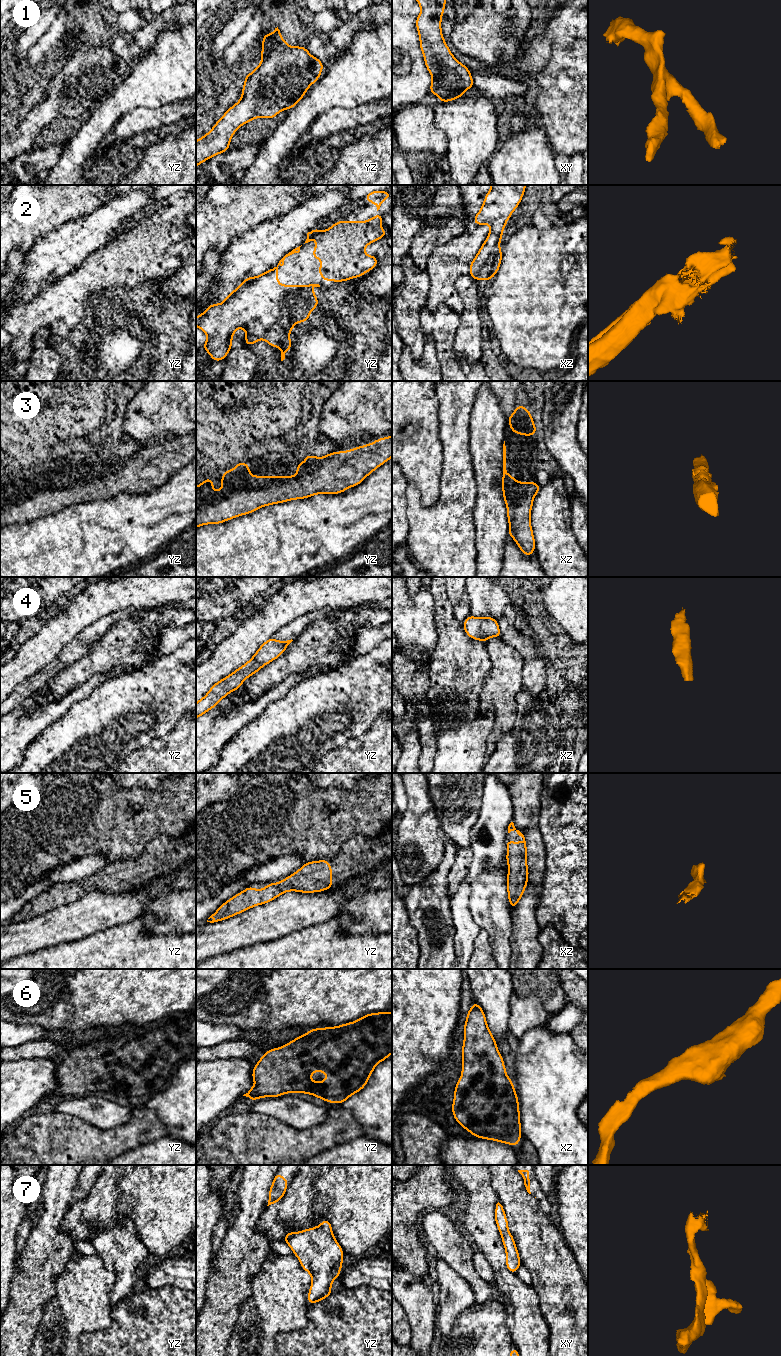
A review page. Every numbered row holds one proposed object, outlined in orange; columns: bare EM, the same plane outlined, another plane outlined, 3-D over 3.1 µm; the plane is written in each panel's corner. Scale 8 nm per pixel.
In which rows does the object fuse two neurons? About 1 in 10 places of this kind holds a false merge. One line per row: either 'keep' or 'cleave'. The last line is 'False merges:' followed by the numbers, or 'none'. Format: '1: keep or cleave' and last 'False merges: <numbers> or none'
1: keep
2: keep
3: keep
4: keep
5: keep
6: keep
7: keep
False merges: none

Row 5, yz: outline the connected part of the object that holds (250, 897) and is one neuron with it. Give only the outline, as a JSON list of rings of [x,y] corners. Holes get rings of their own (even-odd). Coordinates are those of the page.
[[[326,859],[306,862],[298,871],[278,883],[269,883],[262,890],[247,887],[223,903],[207,922],[214,923],[257,905],[268,903],[287,891],[321,892],[332,888],[332,868]]]

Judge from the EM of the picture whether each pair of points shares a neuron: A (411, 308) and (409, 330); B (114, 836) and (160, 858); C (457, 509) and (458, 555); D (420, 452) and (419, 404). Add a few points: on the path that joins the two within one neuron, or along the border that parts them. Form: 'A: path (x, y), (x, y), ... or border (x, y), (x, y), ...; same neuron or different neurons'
A: path (409, 313), (409, 325); same neuron
B: border (163, 836), (154, 838), (139, 856), (130, 859); different neurons
C: path (457, 520), (457, 544); same neuron
D: path (420, 440), (424, 428), (422, 416); same neuron

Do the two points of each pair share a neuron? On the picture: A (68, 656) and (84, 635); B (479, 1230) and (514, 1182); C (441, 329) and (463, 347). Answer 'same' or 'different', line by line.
A: same
B: different
C: different

